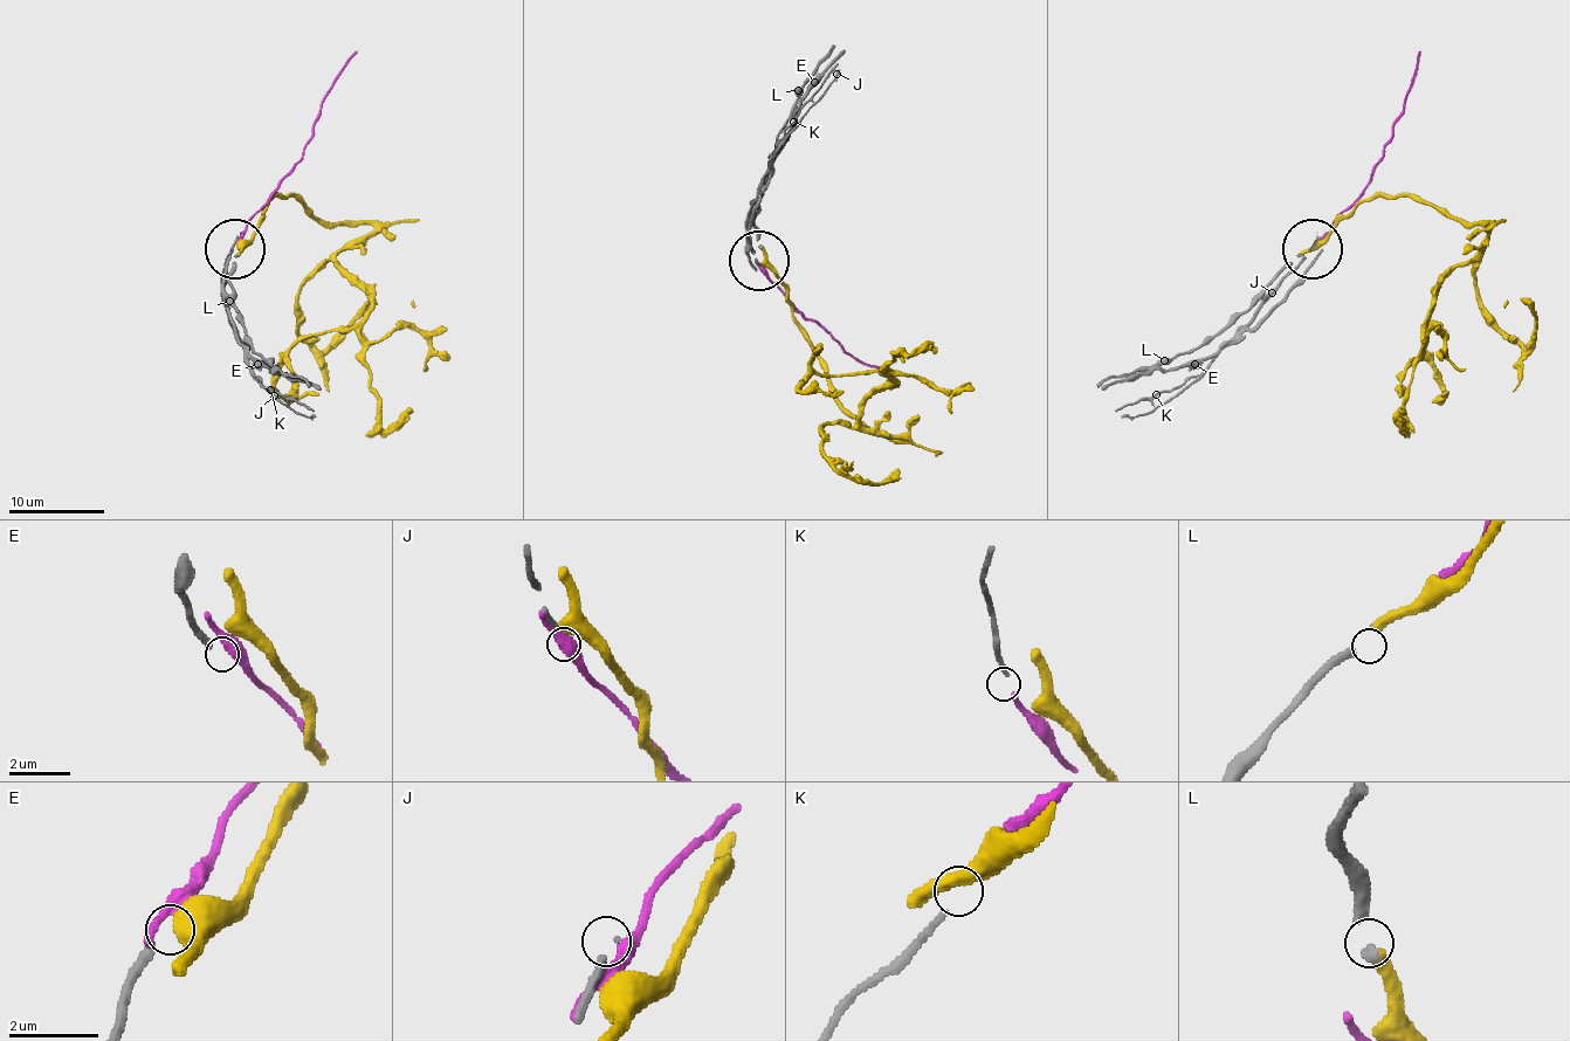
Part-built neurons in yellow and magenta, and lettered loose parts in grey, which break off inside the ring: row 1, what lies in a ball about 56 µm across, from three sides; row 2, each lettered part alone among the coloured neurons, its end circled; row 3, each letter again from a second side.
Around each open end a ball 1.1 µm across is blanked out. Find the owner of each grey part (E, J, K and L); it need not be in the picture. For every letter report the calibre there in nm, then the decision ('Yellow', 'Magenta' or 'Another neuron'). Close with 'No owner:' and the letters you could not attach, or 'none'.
E: Thickness 220 nm. Another neuron
J: Thickness 130 nm. Another neuron
K: Thickness 120 nm. Magenta
L: Thickness 300 nm. Yellow
No owner: E, J

